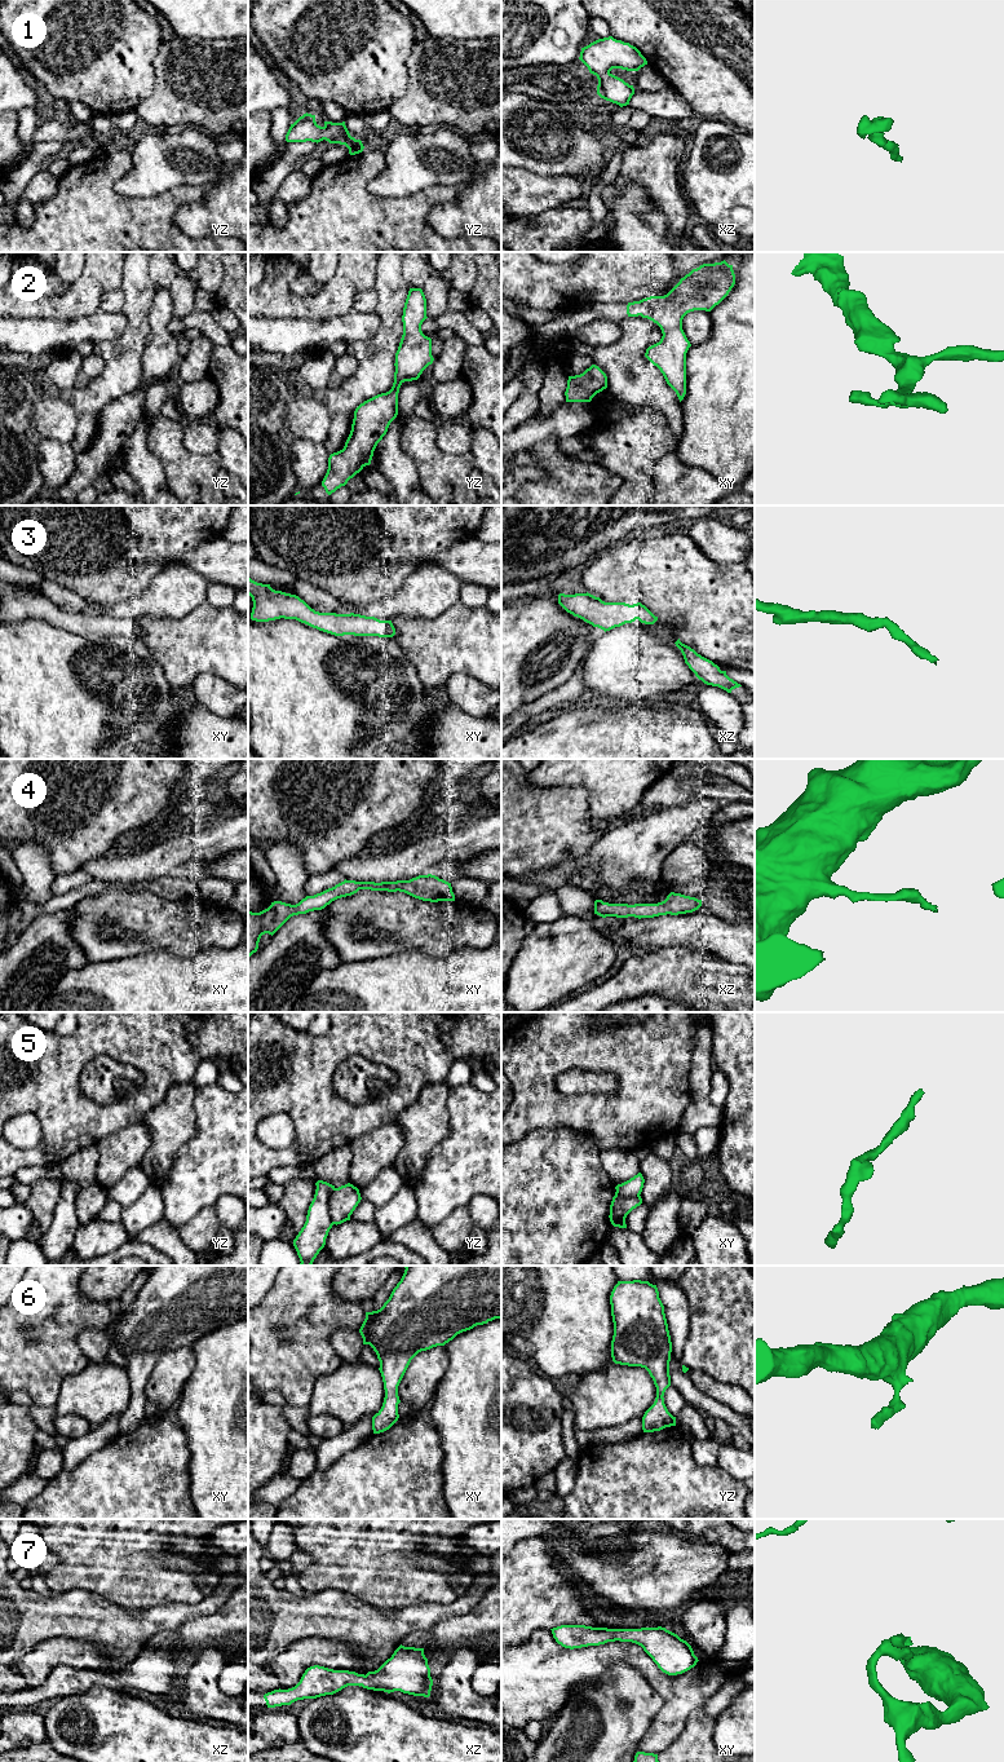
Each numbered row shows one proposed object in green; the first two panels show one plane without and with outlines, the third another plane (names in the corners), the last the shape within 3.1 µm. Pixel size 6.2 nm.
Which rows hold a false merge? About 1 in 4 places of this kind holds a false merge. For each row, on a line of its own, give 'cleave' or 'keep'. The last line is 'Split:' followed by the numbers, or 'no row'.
1: keep
2: keep
3: keep
4: keep
5: cleave
6: keep
7: keep
Split: 5

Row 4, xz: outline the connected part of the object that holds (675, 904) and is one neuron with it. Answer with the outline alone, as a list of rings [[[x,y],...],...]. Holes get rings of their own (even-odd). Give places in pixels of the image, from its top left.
[[[671,892],[667,898],[658,904],[609,904],[602,900],[594,901],[594,914],[606,918],[654,918],[659,915],[678,915],[693,913],[702,906],[702,900]]]

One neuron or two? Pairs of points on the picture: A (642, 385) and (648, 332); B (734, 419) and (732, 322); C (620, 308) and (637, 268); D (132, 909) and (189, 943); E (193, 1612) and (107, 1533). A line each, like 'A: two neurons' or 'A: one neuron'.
A: one neuron
B: one neuron
C: two neurons
D: one neuron
E: two neurons

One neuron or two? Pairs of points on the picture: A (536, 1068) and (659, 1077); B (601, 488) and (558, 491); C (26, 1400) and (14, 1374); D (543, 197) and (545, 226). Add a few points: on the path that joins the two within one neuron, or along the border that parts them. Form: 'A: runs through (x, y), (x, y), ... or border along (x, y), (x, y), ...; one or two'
A: runs through (567, 1056), (628, 1056); one
B: runs through (591, 488), (580, 491), (569, 491); one
C: border along (13, 1390), (23, 1390), (35, 1404); two
D: border along (561, 206), (534, 216); two

